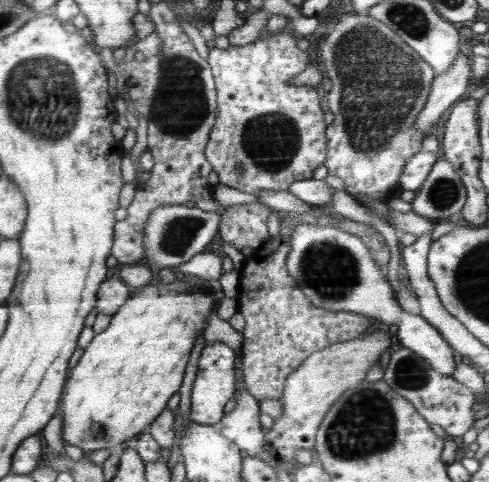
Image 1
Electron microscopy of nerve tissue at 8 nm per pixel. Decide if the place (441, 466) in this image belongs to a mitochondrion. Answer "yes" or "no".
no

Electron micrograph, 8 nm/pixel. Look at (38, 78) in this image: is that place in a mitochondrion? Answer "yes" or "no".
yes

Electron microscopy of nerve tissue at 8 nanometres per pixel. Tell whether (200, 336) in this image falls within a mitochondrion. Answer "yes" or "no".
no

